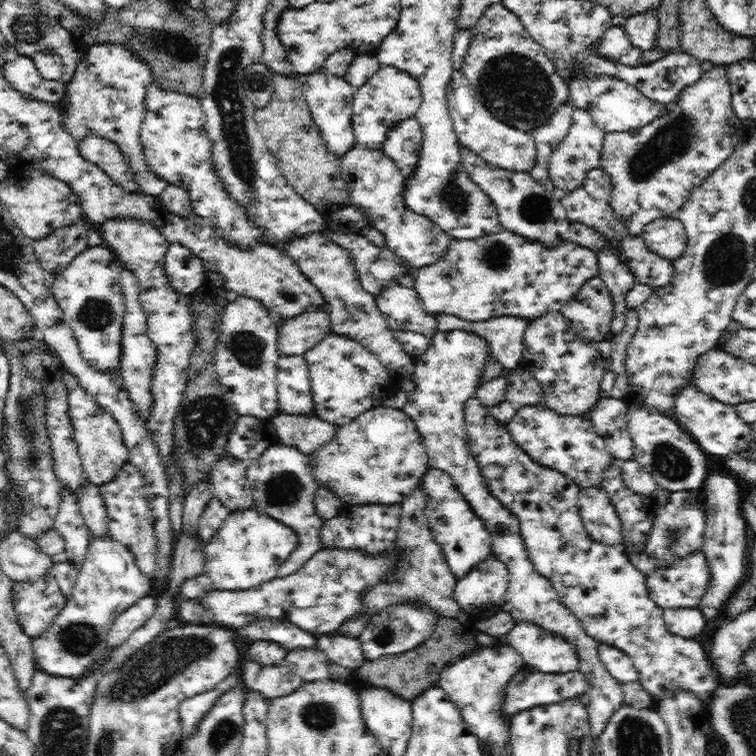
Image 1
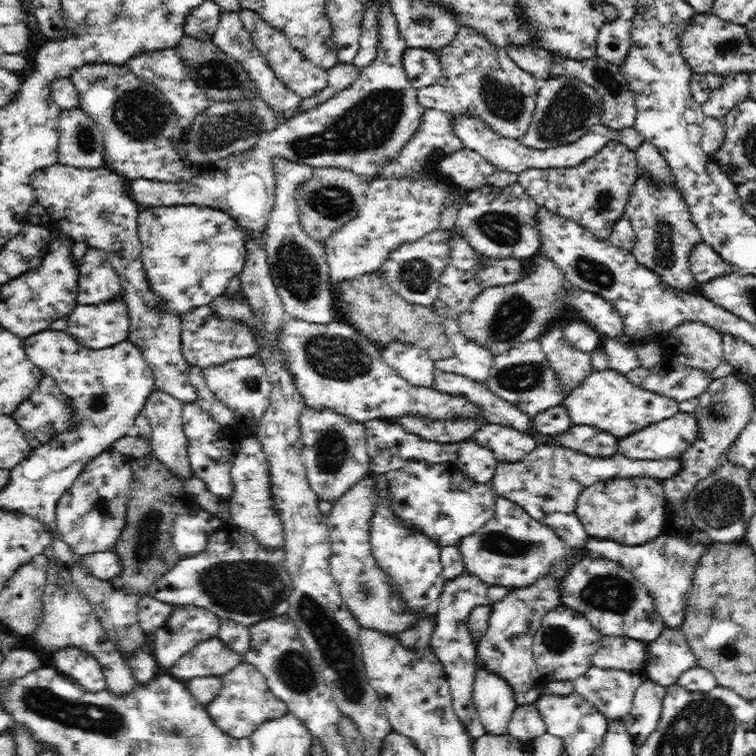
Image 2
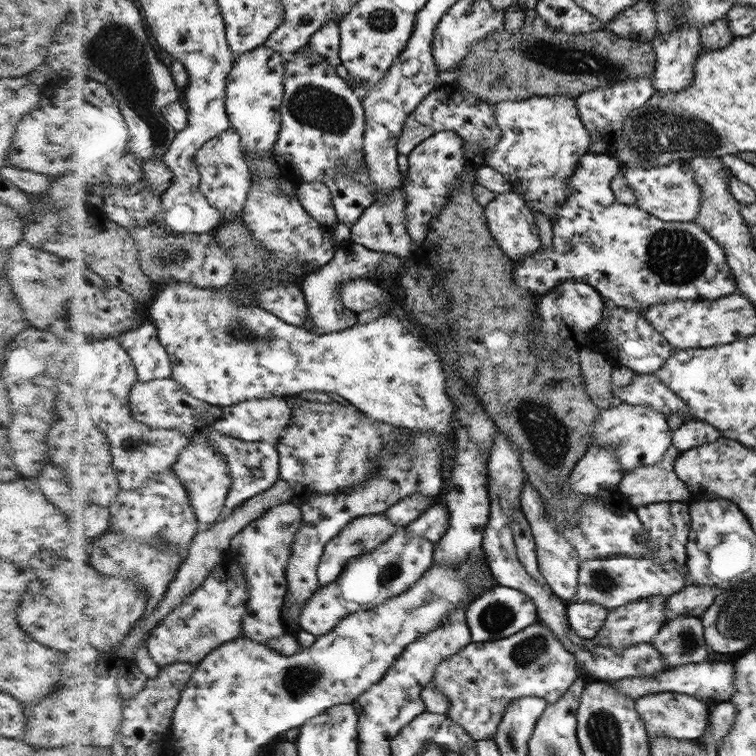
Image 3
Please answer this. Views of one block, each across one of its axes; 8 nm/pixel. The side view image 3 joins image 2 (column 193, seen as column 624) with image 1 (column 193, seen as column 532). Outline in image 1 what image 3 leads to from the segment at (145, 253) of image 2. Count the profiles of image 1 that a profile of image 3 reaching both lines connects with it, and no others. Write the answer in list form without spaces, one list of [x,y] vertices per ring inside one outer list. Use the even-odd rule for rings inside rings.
[[[169,243],[164,266],[170,287],[176,292],[188,295],[206,282],[202,259],[178,243]]]

